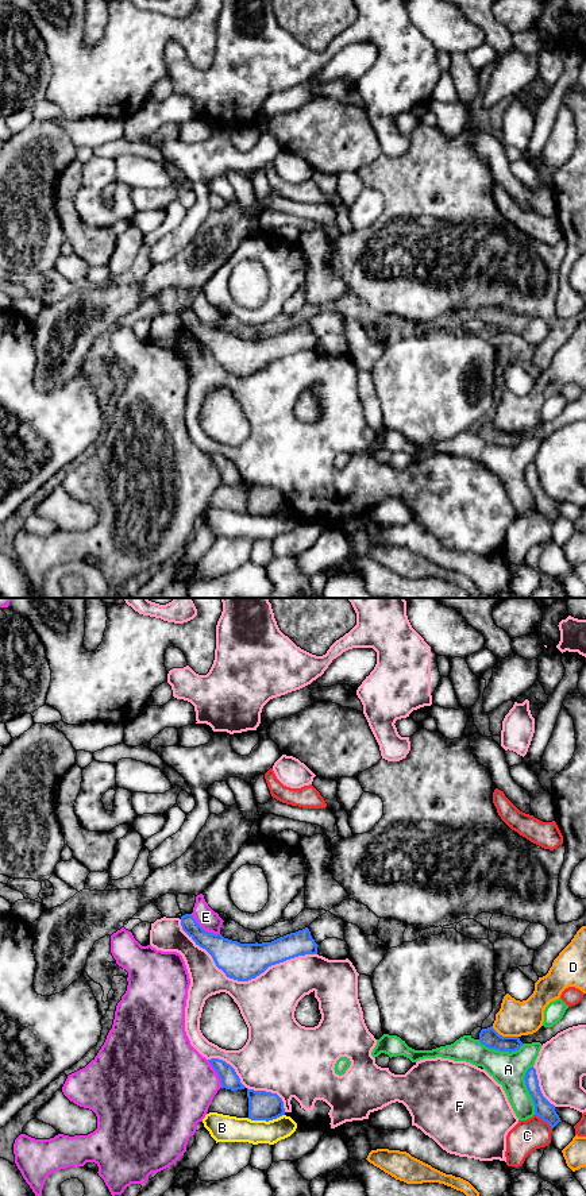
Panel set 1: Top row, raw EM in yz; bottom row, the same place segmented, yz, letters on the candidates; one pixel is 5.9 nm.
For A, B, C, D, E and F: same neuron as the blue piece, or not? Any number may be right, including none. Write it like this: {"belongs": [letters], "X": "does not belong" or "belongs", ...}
{"belongs": [], "A": "does not belong", "B": "does not belong", "C": "does not belong", "D": "does not belong", "E": "does not belong", "F": "does not belong"}

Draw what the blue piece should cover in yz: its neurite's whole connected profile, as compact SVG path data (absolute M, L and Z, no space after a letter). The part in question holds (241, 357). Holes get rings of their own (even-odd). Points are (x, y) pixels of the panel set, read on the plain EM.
M192 309L181 312L182 325L213 354L216 362L227 373L248 377L263 369L269 362L286 355L317 350L317 339L308 323L286 329L271 337L240 339L221 329L205 327Z

